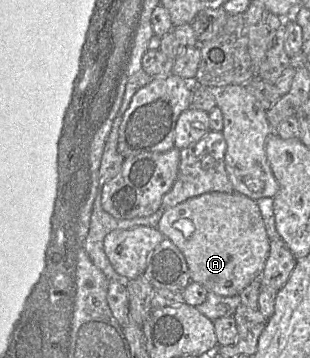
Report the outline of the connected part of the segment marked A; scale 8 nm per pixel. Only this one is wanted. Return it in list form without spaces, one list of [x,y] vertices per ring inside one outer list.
[[[237,192],[204,193],[167,208],[158,222],[157,229],[183,254],[191,282],[196,282],[208,292],[223,297],[240,295],[253,280],[259,279],[270,250],[271,241],[256,201]]]

